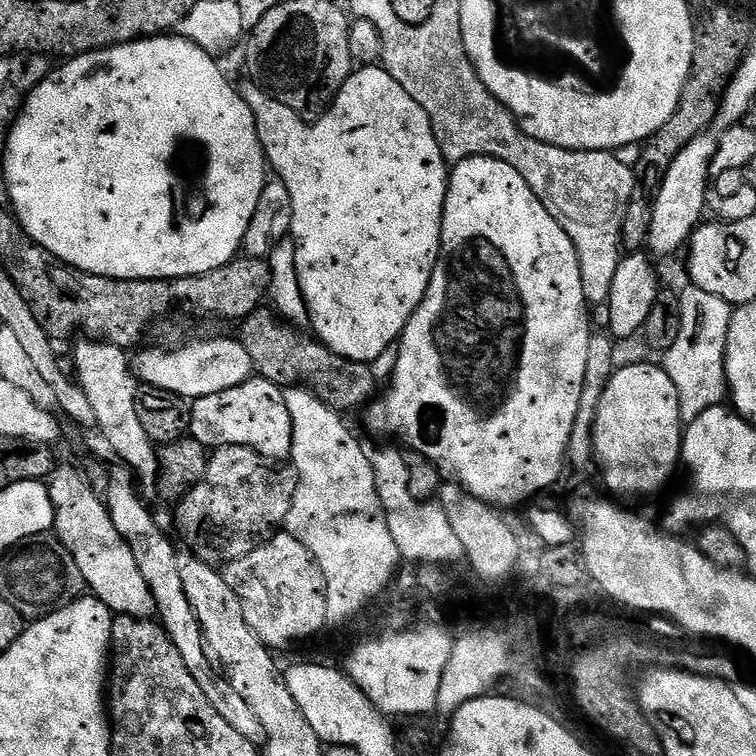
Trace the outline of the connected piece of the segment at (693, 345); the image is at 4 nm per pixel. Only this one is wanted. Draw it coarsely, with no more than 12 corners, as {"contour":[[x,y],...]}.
{"contour":[[706,290],[679,293],[682,326],[662,367],[680,419],[725,403],[734,308]]}

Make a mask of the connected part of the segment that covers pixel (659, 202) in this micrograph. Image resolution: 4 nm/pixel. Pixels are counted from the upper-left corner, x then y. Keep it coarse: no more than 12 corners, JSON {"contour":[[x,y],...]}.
{"contour":[[717,137],[674,158],[652,201],[646,245],[681,251],[705,219]]}

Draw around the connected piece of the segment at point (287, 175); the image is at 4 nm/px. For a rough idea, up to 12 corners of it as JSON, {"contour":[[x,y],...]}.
{"contour":[[383,66],[309,122],[238,91],[311,331],[371,364],[430,286],[450,165]]}

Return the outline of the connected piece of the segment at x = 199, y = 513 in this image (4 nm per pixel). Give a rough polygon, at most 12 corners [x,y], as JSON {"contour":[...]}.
{"contour":[[226,444],[175,505],[187,551],[227,566],[287,521],[289,469]]}

